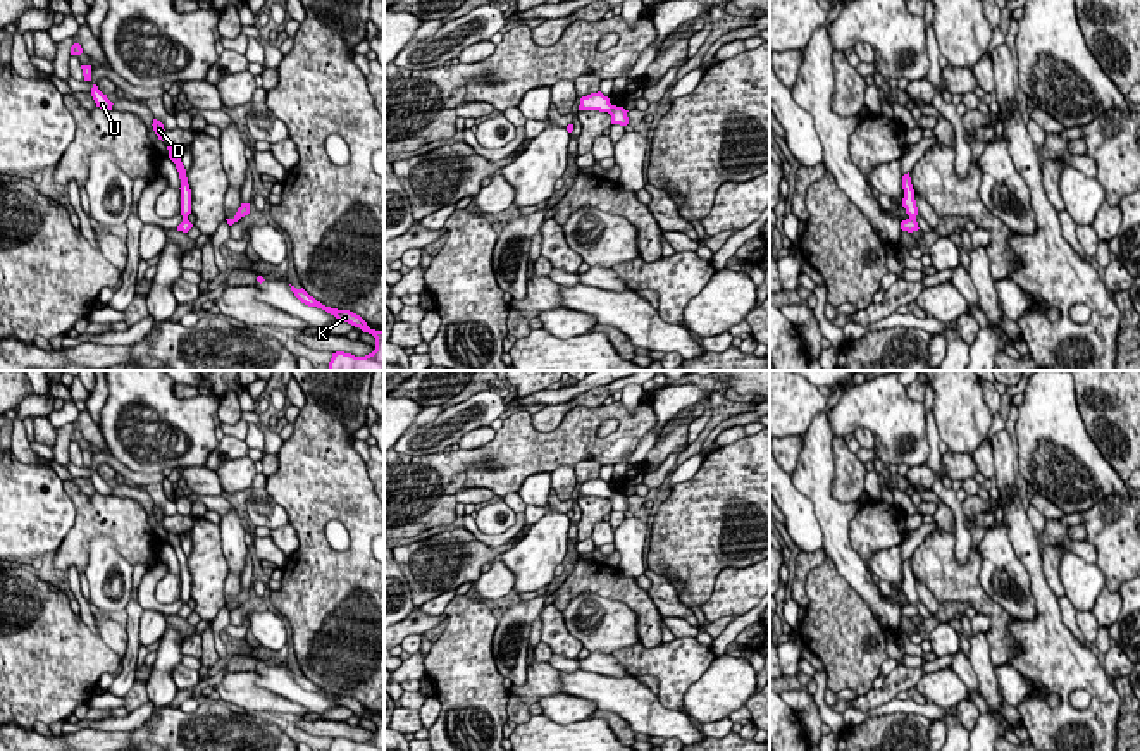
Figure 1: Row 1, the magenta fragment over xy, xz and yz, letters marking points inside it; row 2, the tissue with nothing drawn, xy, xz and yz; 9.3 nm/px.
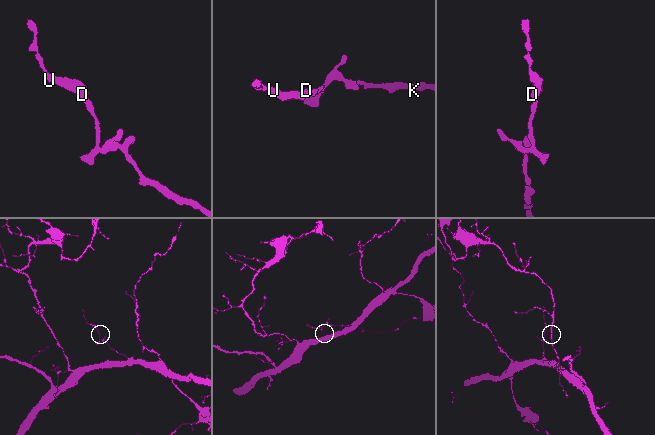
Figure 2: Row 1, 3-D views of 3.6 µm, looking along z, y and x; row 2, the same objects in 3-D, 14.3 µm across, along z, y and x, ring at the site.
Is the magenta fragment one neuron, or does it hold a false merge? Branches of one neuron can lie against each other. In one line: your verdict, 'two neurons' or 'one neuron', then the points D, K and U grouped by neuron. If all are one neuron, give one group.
two neurons; D U / K

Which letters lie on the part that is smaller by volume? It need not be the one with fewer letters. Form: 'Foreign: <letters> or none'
Foreign: D, U

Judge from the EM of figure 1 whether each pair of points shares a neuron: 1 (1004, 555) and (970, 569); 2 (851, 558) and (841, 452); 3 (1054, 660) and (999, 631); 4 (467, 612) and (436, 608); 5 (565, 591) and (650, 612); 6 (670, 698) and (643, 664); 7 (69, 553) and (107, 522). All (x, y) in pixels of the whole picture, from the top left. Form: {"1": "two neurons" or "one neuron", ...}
{"1": "two neurons", "2": "two neurons", "3": "two neurons", "4": "two neurons", "5": "one neuron", "6": "one neuron", "7": "one neuron"}

